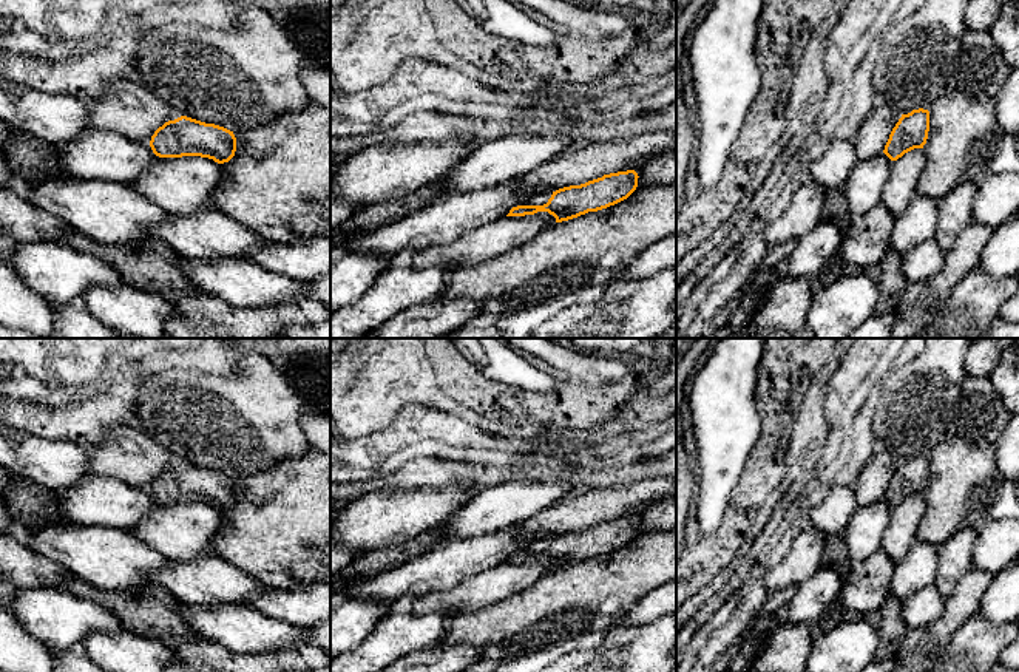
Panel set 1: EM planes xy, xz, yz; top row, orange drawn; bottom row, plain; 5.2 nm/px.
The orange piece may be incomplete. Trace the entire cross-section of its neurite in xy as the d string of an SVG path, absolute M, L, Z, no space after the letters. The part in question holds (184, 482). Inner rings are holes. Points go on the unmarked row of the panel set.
M181 462L159 473L150 493L159 504L201 502L224 510L235 502L236 484L224 473Z

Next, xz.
M635 516L604 521L581 531L570 531L553 538L543 552L517 552L506 562L525 562L548 558L556 568L568 567L614 552L627 545L638 533Z

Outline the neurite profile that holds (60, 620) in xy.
M52 587L20 590L6 609L48 647L77 653L85 653L83 643L94 632L113 635L130 630L108 609Z

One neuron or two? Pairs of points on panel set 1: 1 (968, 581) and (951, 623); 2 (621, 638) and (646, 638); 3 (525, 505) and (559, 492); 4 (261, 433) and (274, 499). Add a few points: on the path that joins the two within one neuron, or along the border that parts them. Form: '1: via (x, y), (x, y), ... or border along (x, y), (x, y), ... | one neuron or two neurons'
1: via (968, 592), (956, 612) | one neuron
2: via (627, 638), (639, 638) | one neuron
3: via (533, 498), (551, 492) | one neuron
4: border along (301, 454), (283, 458), (255, 473), (233, 478) | two neurons

